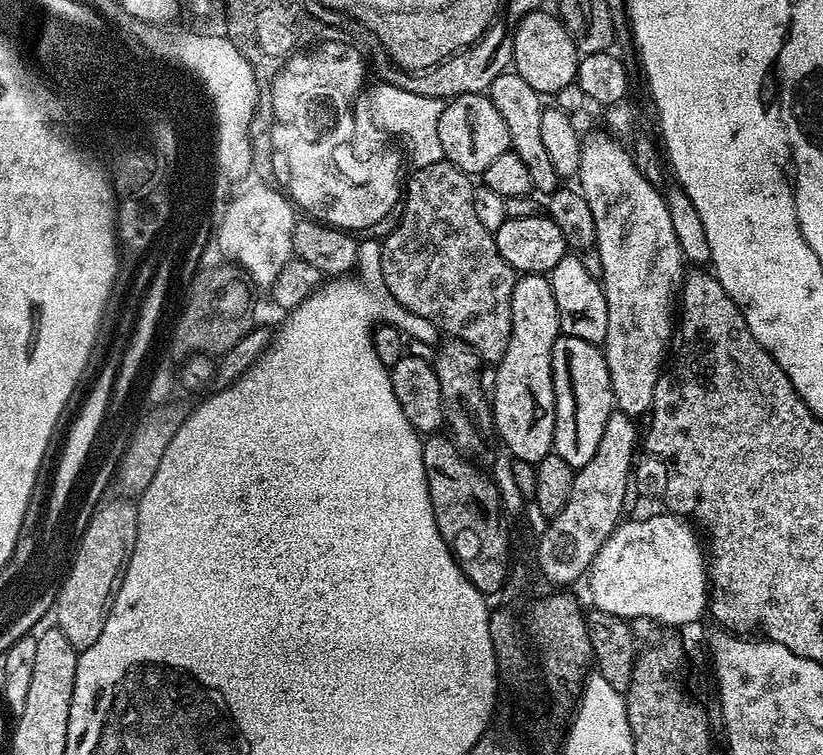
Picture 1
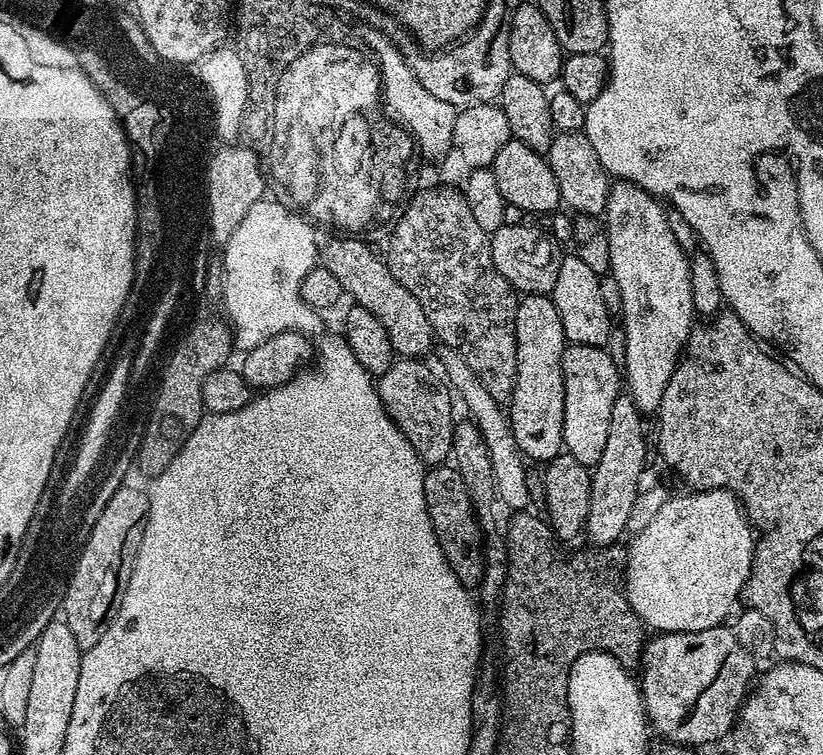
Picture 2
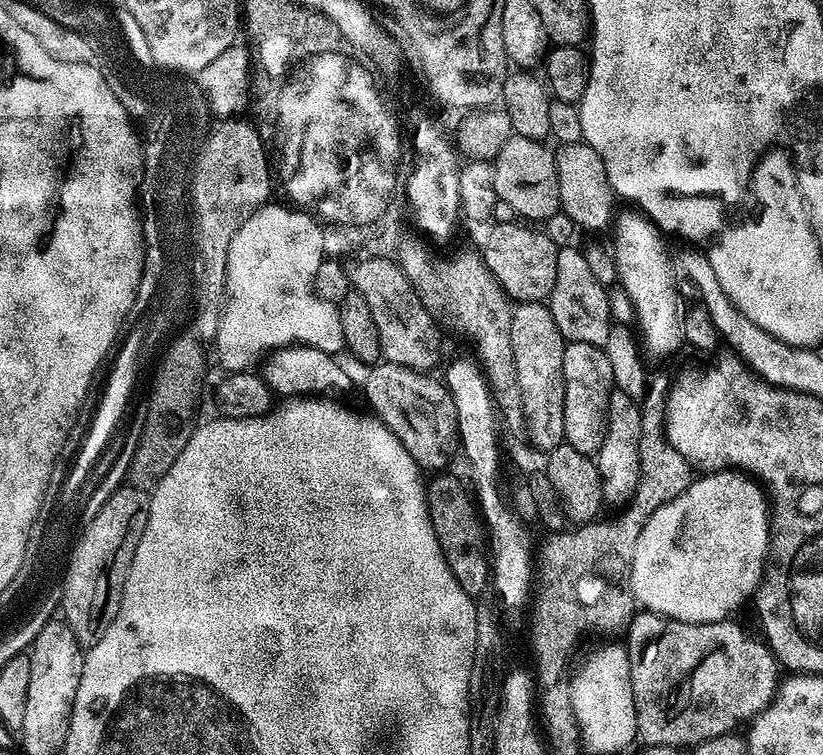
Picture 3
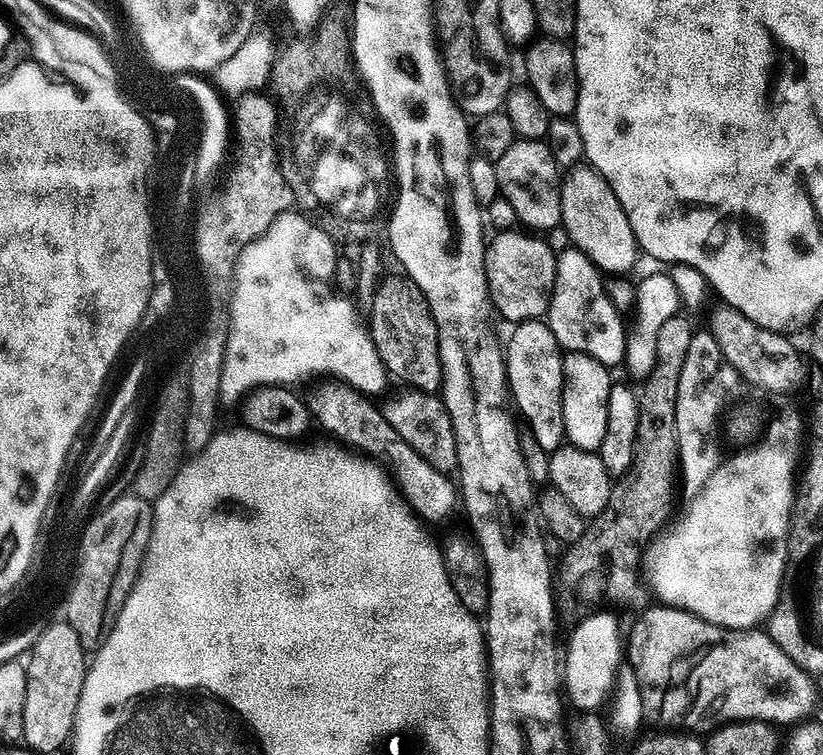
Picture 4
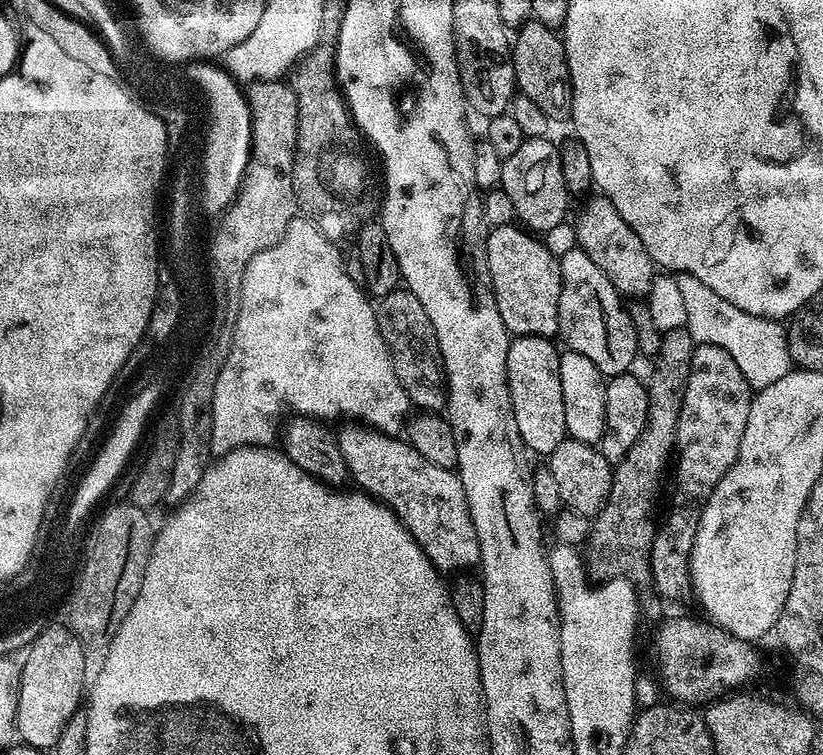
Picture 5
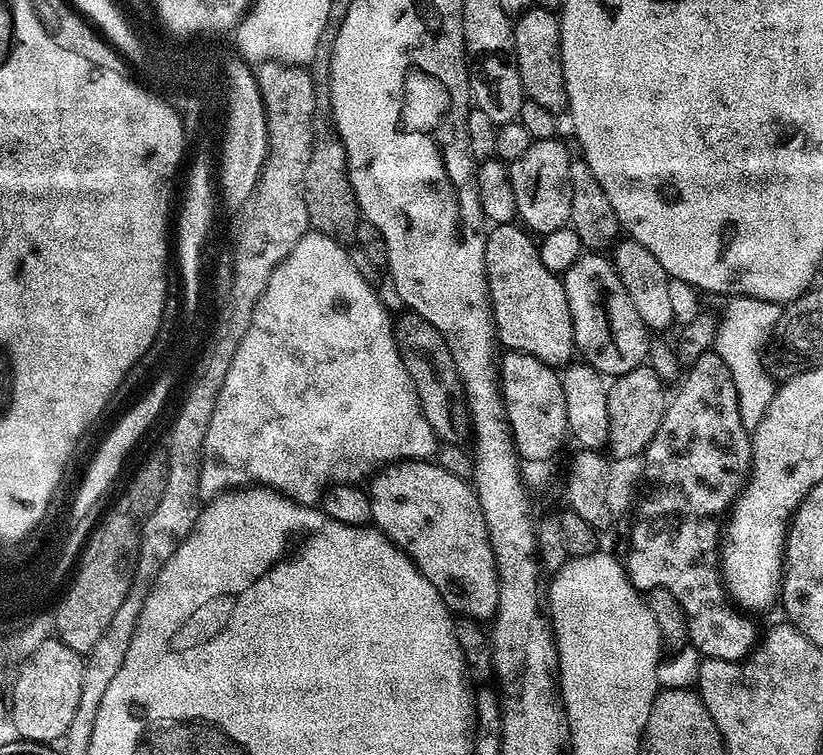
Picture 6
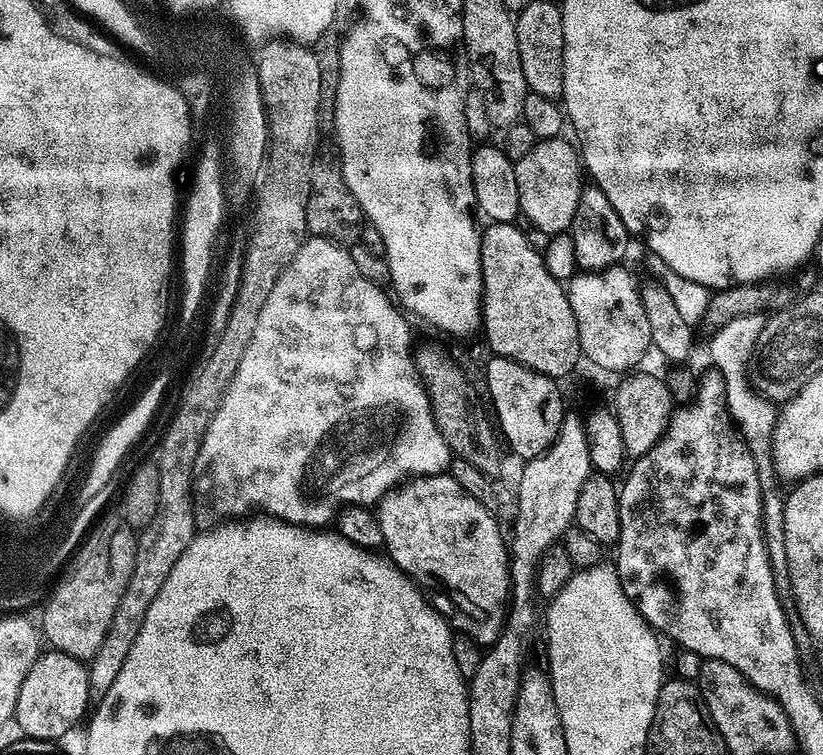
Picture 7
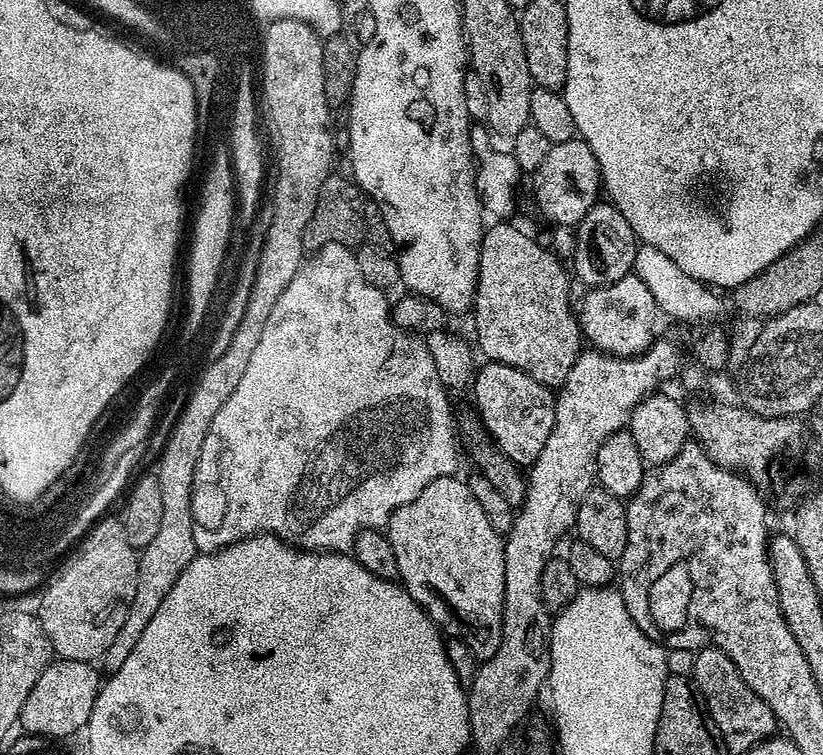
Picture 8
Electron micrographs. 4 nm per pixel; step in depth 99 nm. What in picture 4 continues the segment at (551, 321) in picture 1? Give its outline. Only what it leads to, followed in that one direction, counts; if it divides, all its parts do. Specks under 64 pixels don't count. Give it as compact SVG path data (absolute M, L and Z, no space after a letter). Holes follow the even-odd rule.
M525 320L511 329L512 337L506 340L506 367L508 369L508 391L514 401L514 408L526 423L527 431L532 432L538 446L551 454L555 448L565 443L564 423L562 422L562 390L564 357L560 343L548 329L547 323L540 320Z

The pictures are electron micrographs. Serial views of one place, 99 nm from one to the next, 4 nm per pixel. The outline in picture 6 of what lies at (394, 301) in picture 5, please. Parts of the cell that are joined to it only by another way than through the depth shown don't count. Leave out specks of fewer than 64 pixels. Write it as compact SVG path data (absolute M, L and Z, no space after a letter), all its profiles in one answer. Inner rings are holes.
M404 310L401 313L401 316L397 315L394 320L396 345L406 366L406 374L410 374L416 387L422 414L426 422L430 422L437 441L459 445L469 439L470 421L468 404L464 400L464 387L454 366L454 358L442 334L434 326L430 326L430 322L426 322L424 316L411 310Z

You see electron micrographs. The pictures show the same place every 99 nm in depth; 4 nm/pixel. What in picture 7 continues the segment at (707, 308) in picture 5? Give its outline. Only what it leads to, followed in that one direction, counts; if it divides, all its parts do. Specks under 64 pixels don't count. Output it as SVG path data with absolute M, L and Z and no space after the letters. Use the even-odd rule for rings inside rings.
M765 313L744 315L726 322L711 337L712 339L712 361L714 367L720 371L726 382L726 402L728 413L732 415L732 423L740 432L740 436L746 442L750 454L754 458L756 472L762 478L767 477L767 472L773 471L772 466L772 438L776 429L776 418L778 408L773 401L761 396L752 386L750 379L750 365L752 353L756 351L756 343L764 329Z

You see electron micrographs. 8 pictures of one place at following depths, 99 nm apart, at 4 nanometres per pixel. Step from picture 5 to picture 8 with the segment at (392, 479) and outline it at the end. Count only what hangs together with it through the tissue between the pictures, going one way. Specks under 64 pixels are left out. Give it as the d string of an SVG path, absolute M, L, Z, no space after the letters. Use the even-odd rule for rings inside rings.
M455 475L438 478L430 482L430 486L414 498L414 502L398 506L388 520L386 535L397 559L399 583L420 603L424 613L436 623L441 633L466 642L477 661L483 662L498 650L504 625L504 540L494 526L490 526L482 506L478 506L478 498L470 494L467 483L456 479Z

